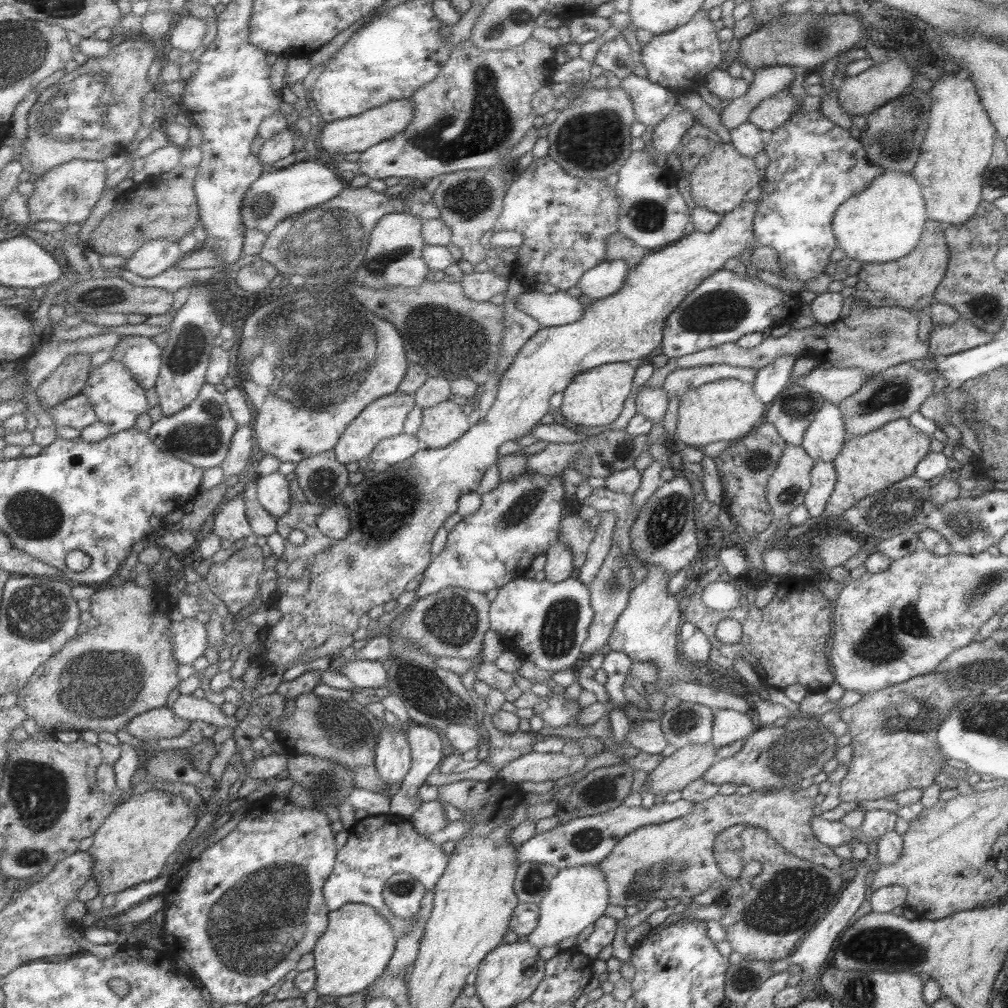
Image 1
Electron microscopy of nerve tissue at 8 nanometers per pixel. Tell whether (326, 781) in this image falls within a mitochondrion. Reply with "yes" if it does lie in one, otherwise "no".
yes

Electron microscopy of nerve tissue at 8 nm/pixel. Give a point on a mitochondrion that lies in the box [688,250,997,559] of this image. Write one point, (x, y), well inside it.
(897, 508)

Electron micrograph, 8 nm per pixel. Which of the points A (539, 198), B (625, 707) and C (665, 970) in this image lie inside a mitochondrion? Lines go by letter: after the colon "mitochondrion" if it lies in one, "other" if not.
A: other
B: other
C: other

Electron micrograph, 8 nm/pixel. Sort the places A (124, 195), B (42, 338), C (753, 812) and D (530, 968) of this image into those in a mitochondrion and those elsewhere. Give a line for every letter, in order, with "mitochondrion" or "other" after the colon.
A: other
B: other
C: other
D: other

